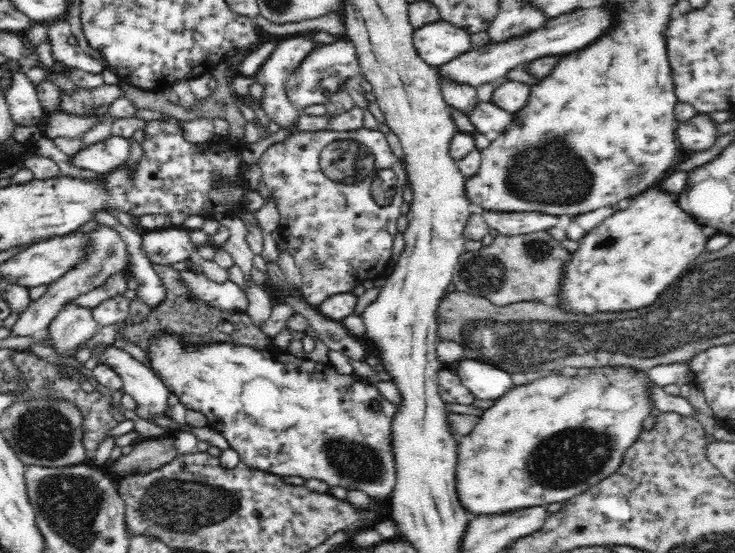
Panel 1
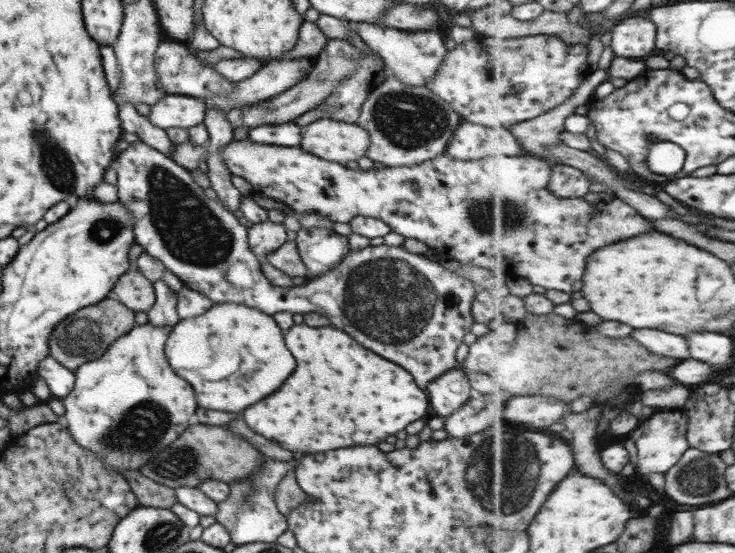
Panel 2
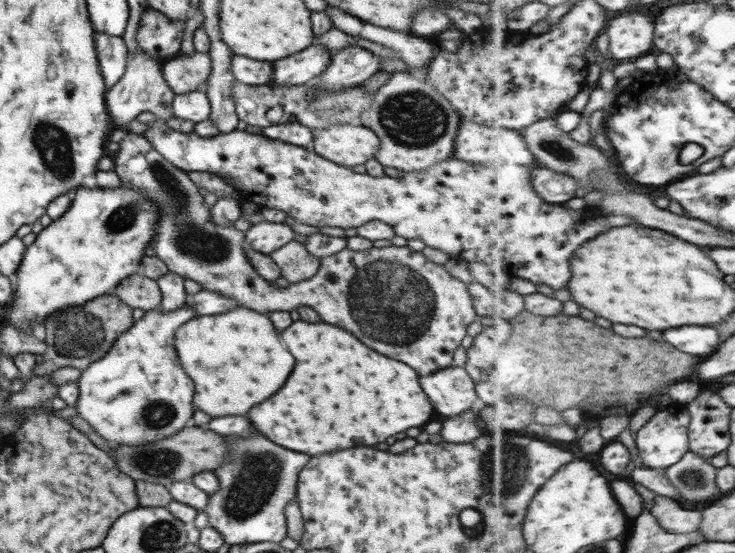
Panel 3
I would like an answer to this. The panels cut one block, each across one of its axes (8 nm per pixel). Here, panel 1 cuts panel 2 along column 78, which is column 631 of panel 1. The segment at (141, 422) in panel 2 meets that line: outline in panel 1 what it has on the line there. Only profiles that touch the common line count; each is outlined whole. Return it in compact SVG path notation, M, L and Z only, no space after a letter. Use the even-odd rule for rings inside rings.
M620 364L620 366L612 366L612 370L602 366L600 370L600 372L598 370L592 370L591 372L589 369L582 369L574 375L556 372L528 382L528 384L516 385L497 401L494 401L493 405L481 414L474 431L461 438L458 446L456 488L458 496L462 500L462 505L468 512L474 512L474 514L478 515L493 515L532 506L545 507L548 504L564 504L580 494L584 494L586 490L595 487L611 474L617 473L624 462L626 452L628 452L630 446L634 445L634 442L638 442L638 438L643 432L642 422L648 416L651 416L650 413L655 407L651 399L651 388L656 384L653 384L649 379L647 371L637 370L633 366Z

